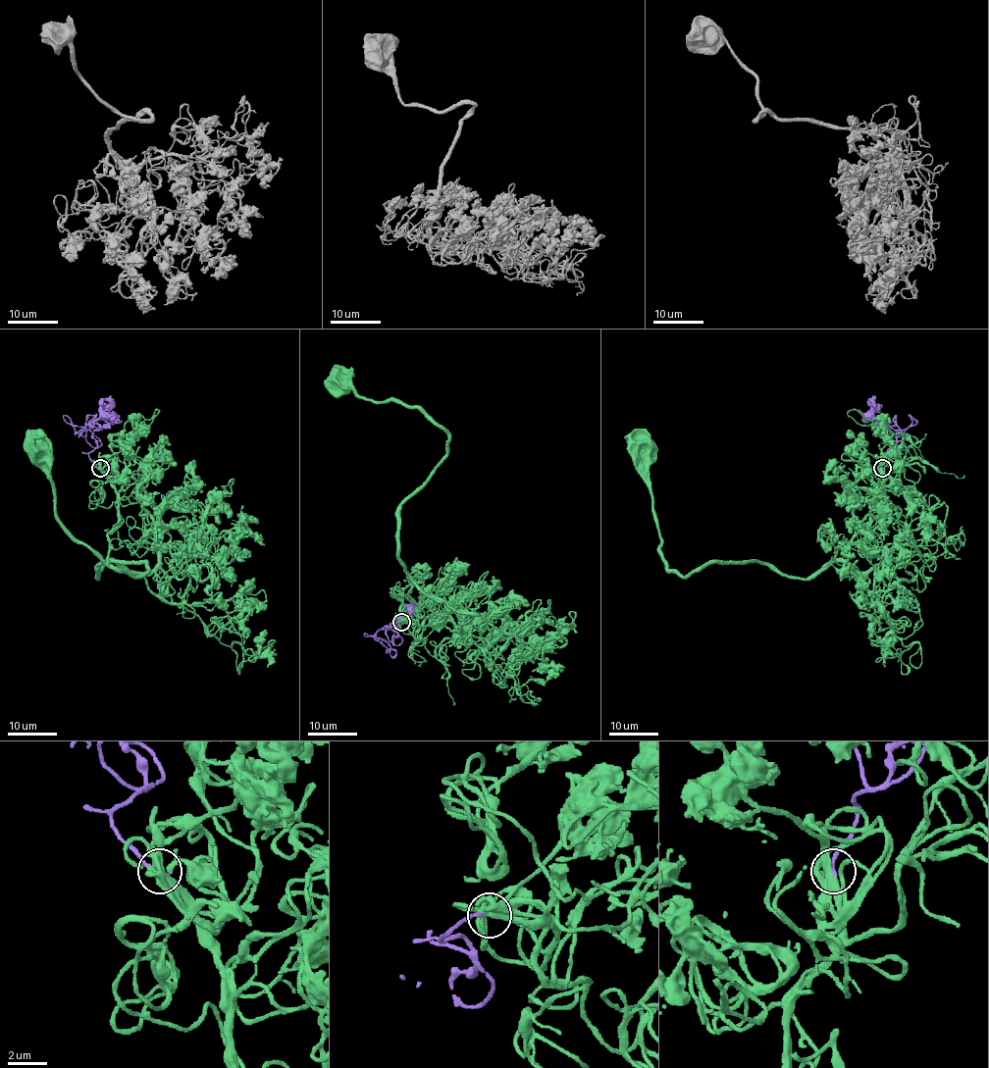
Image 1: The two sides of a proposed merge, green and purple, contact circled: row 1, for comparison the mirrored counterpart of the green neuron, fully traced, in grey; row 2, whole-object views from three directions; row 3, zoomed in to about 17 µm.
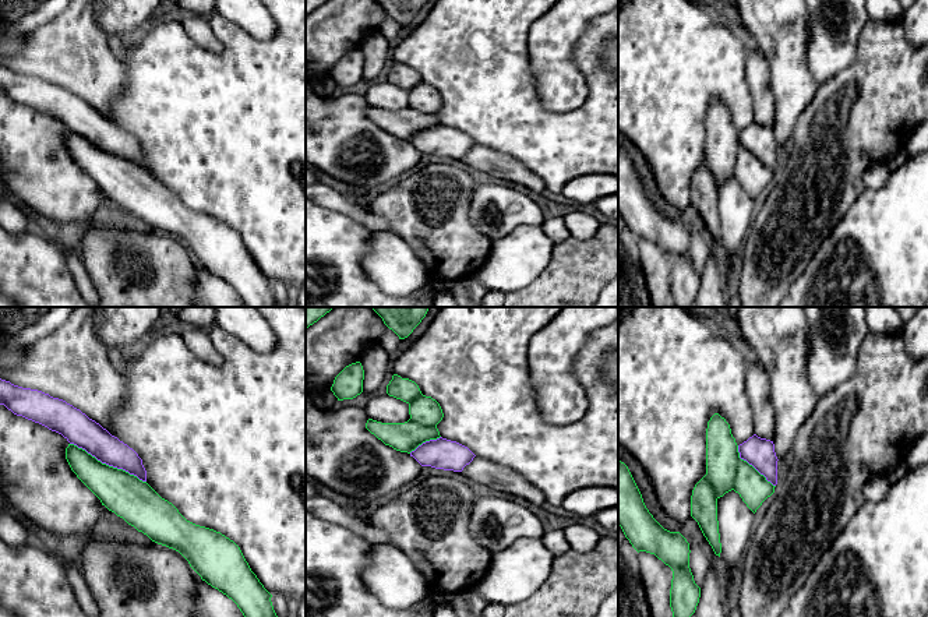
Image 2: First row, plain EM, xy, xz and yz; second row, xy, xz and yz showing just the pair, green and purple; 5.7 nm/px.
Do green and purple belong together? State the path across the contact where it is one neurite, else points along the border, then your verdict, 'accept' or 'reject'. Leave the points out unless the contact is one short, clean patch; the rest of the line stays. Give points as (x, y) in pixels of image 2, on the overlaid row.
accept

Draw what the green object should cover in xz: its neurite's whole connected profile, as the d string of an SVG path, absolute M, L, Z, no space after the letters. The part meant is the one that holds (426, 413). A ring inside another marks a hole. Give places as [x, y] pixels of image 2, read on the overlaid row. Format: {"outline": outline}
{"outline": "M394 374L387 385L387 394L409 405L410 419L405 423L381 423L373 419L367 420L366 429L385 445L401 452L407 452L421 466L431 466L435 469L462 472L463 468L473 461L476 455L467 447L440 436L437 424L444 417L442 409L435 399L423 395L414 381Z"}

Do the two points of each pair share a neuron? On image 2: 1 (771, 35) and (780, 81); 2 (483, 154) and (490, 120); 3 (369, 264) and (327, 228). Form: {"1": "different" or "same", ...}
{"1": "same", "2": "different", "3": "same"}

